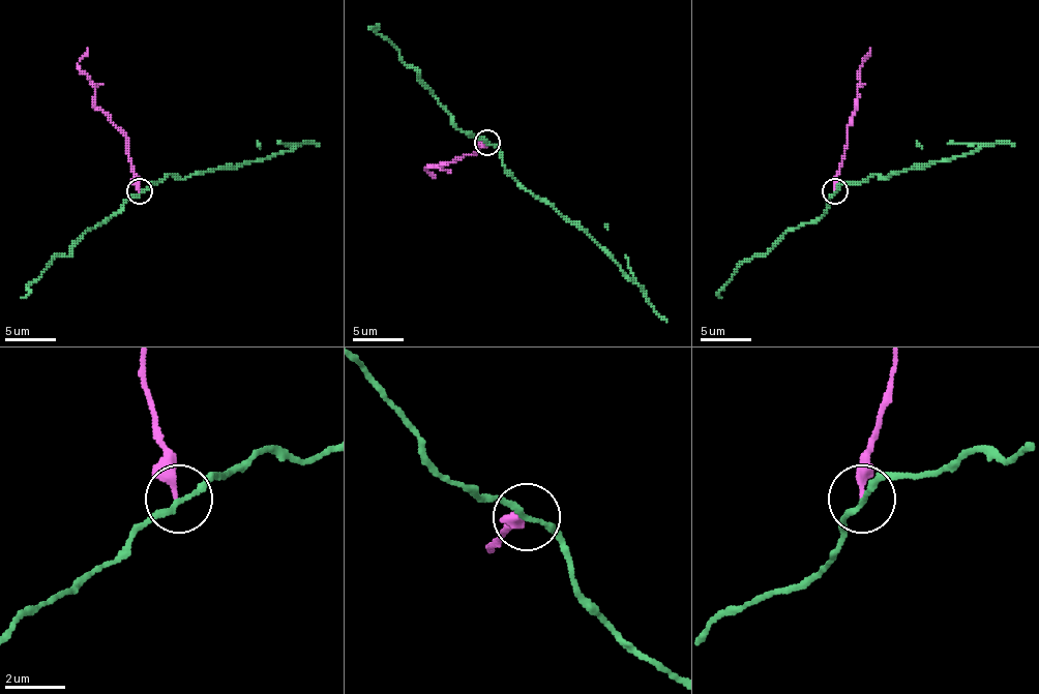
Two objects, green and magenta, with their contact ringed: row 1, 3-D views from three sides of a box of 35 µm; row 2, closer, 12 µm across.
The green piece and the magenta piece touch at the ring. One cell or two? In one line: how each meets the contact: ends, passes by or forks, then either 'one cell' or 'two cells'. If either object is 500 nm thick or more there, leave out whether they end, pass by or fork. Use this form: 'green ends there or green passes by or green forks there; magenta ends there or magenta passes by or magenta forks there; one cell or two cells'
green passes by; magenta ends there; two cells

